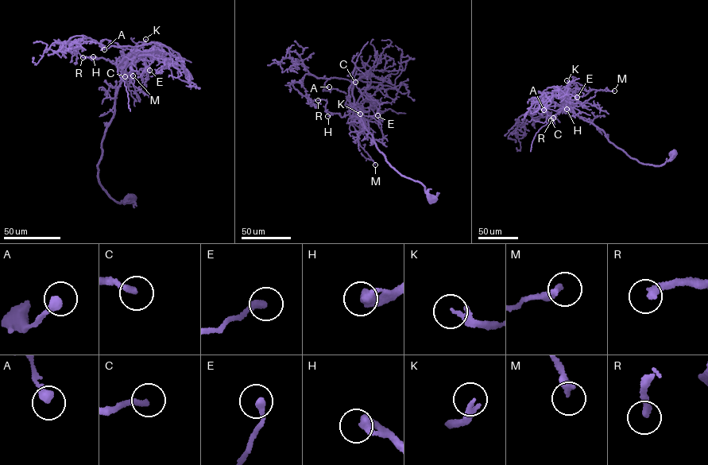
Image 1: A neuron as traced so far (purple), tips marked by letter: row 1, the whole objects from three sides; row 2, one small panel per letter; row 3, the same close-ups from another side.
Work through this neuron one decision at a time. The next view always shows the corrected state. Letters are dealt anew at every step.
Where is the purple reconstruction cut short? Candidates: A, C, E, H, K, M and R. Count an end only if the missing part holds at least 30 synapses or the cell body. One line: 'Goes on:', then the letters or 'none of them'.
Goes on: C, H, R

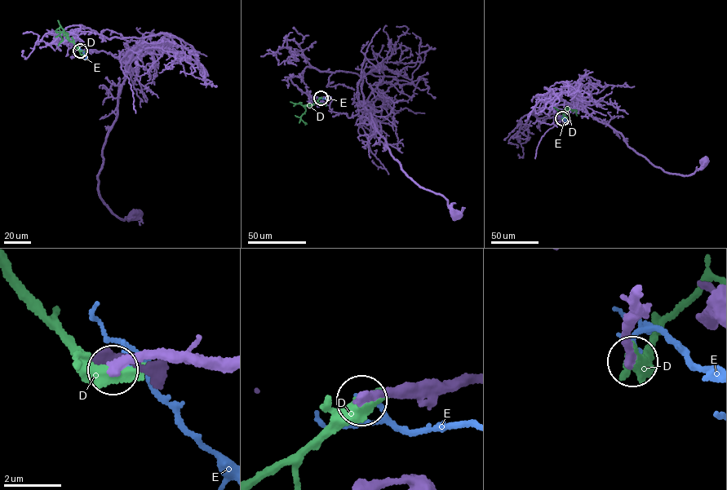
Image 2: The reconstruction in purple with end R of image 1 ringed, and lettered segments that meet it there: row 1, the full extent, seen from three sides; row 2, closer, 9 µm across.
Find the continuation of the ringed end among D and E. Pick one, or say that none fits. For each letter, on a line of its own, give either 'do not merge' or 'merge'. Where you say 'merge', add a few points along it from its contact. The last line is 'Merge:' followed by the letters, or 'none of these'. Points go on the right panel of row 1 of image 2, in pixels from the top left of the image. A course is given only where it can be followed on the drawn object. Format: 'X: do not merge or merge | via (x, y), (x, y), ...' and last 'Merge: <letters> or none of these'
D: merge | via (562, 118), (563, 111), (567, 108), (576, 110), (577, 115)
E: do not merge
Merge: D

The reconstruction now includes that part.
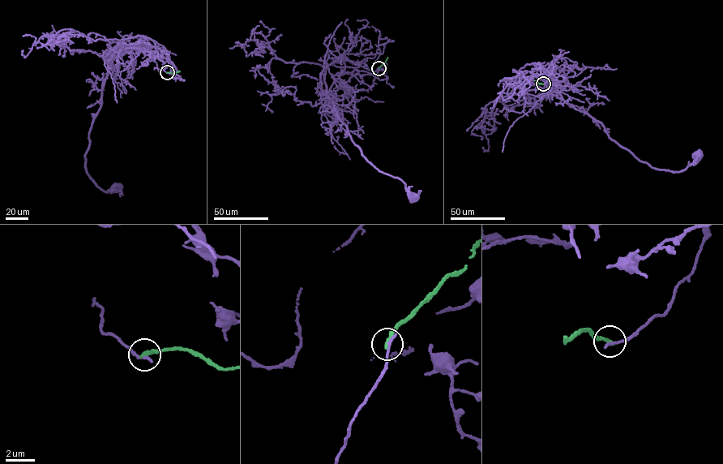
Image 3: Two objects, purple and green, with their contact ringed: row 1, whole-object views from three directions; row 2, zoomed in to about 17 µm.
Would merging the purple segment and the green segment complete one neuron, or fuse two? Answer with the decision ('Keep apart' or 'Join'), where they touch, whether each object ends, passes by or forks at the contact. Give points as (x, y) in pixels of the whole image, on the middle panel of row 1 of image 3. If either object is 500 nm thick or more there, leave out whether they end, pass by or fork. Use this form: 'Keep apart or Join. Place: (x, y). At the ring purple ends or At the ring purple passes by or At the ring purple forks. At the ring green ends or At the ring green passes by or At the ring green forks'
Keep apart. Place: (378, 68). At the ring purple ends. At the ring green ends

